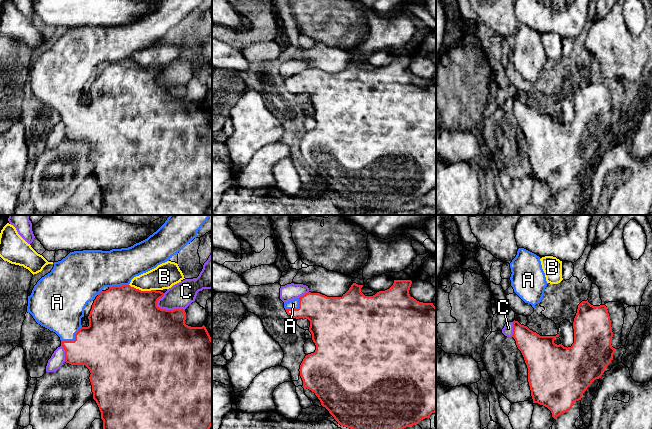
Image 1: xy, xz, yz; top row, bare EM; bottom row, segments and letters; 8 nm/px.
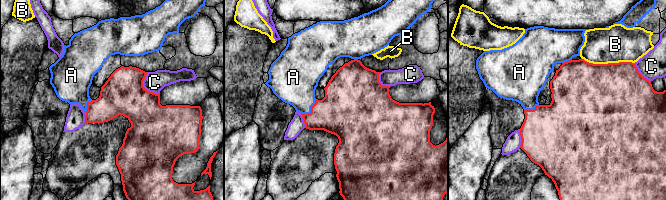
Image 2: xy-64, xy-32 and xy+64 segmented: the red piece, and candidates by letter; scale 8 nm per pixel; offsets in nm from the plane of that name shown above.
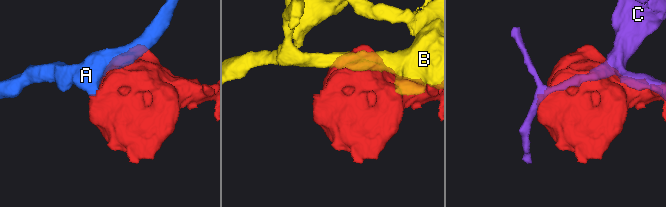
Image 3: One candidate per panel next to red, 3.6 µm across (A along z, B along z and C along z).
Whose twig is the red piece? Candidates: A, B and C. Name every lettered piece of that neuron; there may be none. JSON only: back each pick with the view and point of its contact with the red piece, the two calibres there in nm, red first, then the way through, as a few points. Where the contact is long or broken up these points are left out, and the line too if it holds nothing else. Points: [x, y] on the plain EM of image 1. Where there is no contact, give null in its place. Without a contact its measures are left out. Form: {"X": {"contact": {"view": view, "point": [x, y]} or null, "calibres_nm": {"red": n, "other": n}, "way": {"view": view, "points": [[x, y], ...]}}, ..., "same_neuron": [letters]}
{"A": {"contact": {"view": "xy", "point": [75, 115]}, "calibres_nm": {"red": 440, "other": 340}}, "same_neuron": ["A"]}

